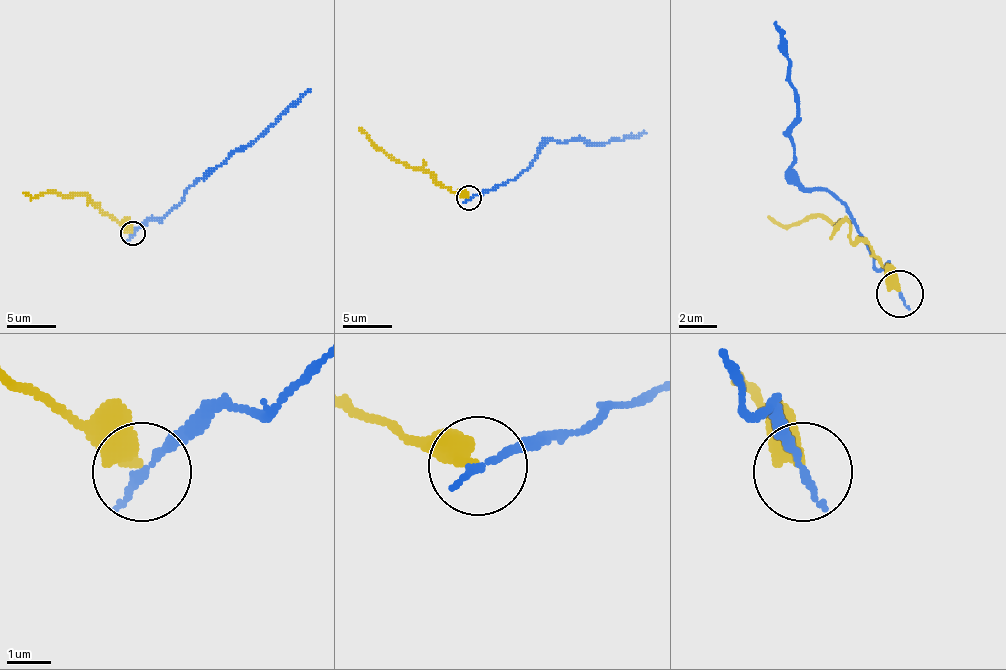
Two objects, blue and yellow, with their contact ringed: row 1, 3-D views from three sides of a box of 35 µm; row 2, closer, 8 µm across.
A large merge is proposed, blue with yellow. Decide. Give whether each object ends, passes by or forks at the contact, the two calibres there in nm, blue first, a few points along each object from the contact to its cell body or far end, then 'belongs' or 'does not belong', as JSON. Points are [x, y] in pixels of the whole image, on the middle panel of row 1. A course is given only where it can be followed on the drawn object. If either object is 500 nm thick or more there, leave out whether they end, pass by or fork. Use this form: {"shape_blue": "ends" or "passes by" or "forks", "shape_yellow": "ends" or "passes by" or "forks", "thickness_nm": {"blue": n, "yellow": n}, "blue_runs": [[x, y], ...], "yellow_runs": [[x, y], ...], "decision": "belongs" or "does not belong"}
{"shape_blue": "ends", "shape_yellow": "ends", "thickness_nm": {"blue": 200, "yellow": 440}, "blue_runs": [[468, 197], [498, 187], [520, 175], [549, 140], [591, 143], [646, 133]], "yellow_runs": [[468, 197], [456, 195], [421, 170], [391, 160], [359, 128]], "decision": "does not belong"}

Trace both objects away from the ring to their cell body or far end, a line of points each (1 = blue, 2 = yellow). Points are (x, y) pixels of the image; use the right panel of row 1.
1: (898, 292), (884, 269), (879, 269), (856, 217), (791, 170), (795, 119), (776, 20)
2: (898, 292), (894, 278), (847, 222), (828, 217), (786, 226), (767, 217)

